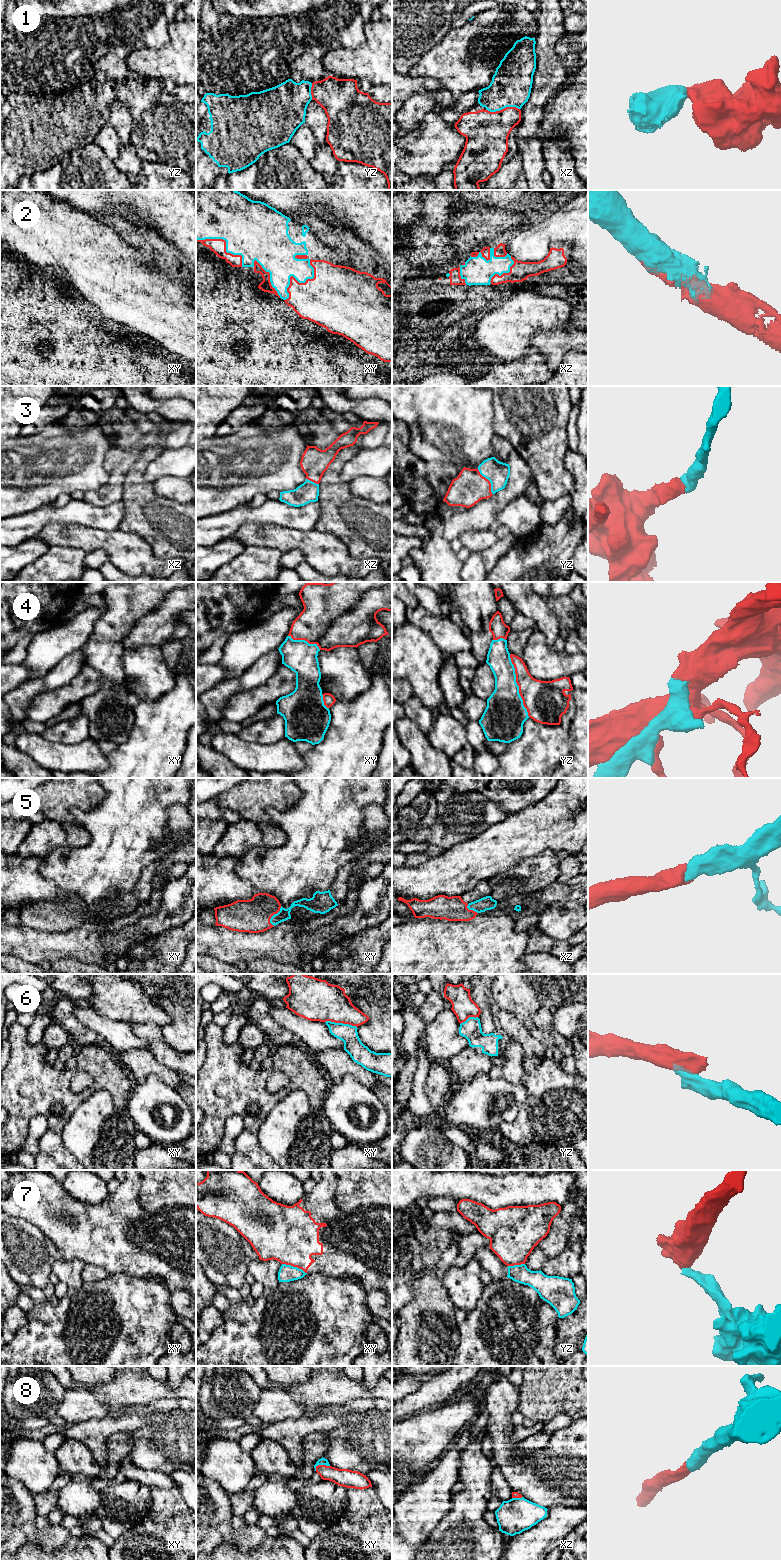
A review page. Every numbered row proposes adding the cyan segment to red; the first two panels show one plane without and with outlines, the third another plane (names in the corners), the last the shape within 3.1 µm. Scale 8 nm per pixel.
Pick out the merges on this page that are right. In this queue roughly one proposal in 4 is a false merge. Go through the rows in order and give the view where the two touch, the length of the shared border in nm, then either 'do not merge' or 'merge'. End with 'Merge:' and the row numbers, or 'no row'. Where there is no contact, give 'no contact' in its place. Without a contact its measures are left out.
1: contact in xz; length 260 nm; merge
2: contact in xy; length 380 nm; merge
3: contact in yz; length 240 nm; merge
4: contact in yz; length 550 nm; merge
5: contact in xy; length 180 nm; merge
6: contact in xy; length 260 nm; do not merge
7: contact in xy; length 220 nm; do not merge
8: contact in xy; length 130 nm; merge
Merge: 1, 2, 3, 4, 5, 8

